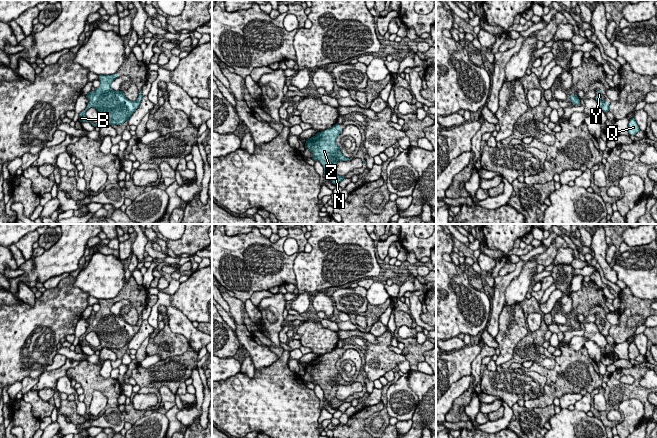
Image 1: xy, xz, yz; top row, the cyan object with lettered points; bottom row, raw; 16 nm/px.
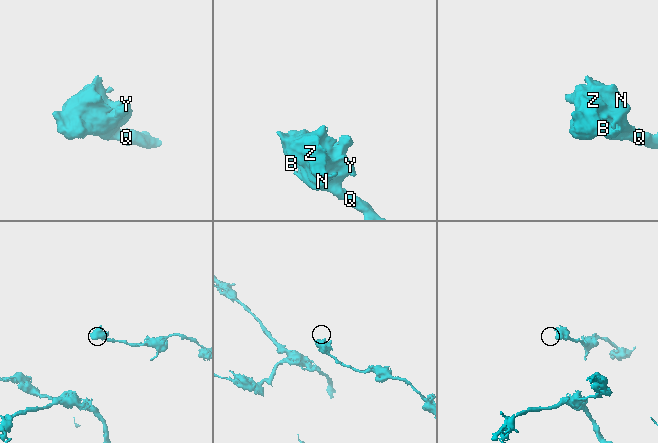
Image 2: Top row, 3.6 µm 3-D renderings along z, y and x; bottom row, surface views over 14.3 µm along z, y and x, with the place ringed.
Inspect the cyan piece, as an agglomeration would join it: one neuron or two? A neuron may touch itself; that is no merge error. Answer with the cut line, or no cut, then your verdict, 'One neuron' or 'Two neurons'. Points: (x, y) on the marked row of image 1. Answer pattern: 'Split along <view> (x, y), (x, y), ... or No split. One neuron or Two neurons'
No split. One neuron

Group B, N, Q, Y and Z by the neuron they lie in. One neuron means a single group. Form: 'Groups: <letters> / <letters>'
Groups: B N Q Y Z

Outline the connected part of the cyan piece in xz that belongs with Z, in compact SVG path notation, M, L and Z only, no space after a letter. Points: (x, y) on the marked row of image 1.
M339 124L326 129L311 138L308 138L305 143L305 148L308 148L313 154L313 160L319 161L324 168L324 174L337 185L344 179L344 176L339 176L336 173L338 161L348 161L336 144L336 139L341 133Z

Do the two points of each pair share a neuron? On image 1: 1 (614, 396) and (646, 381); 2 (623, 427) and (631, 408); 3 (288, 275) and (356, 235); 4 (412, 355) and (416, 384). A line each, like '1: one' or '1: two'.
1: two
2: one
3: two
4: two

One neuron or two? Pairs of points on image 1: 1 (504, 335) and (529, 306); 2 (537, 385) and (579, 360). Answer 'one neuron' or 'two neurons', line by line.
1: two neurons
2: two neurons

